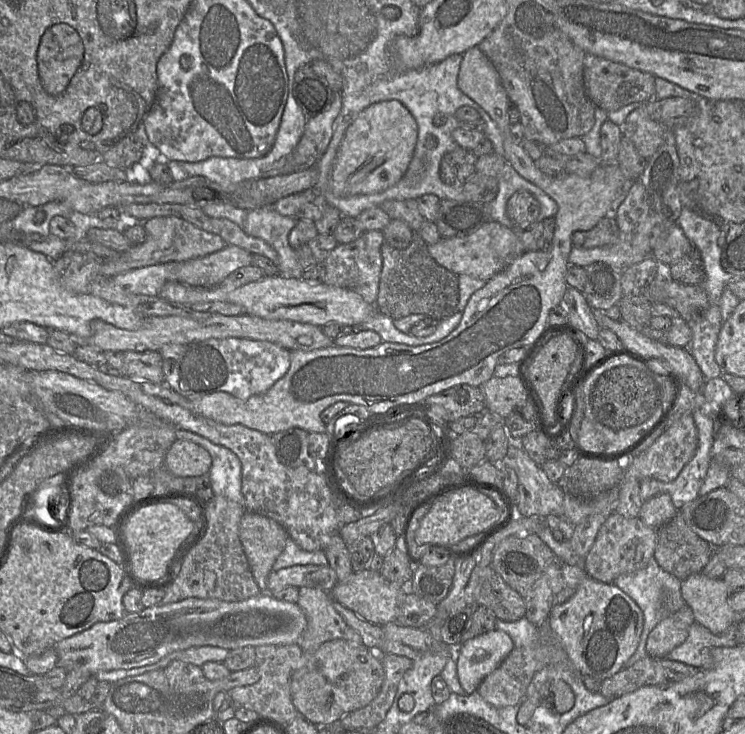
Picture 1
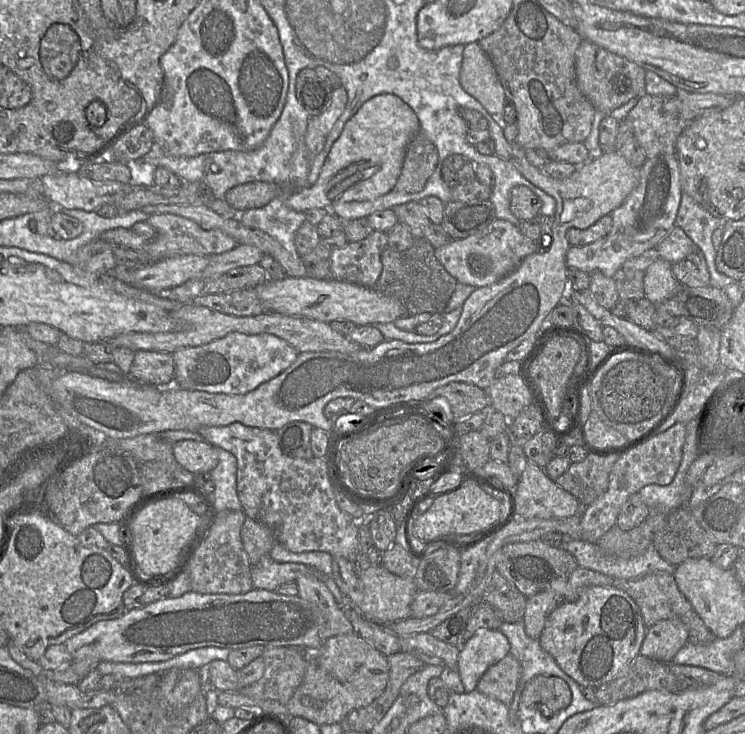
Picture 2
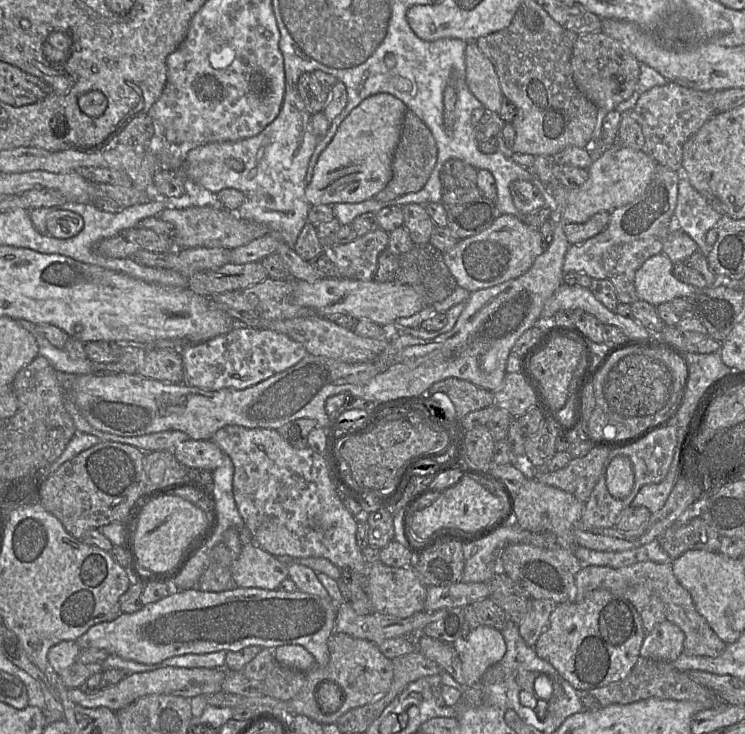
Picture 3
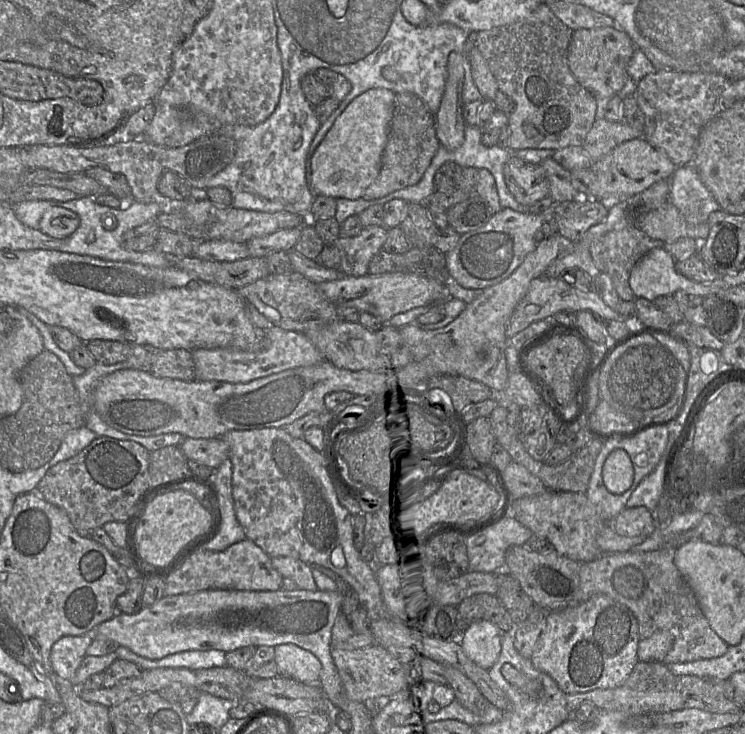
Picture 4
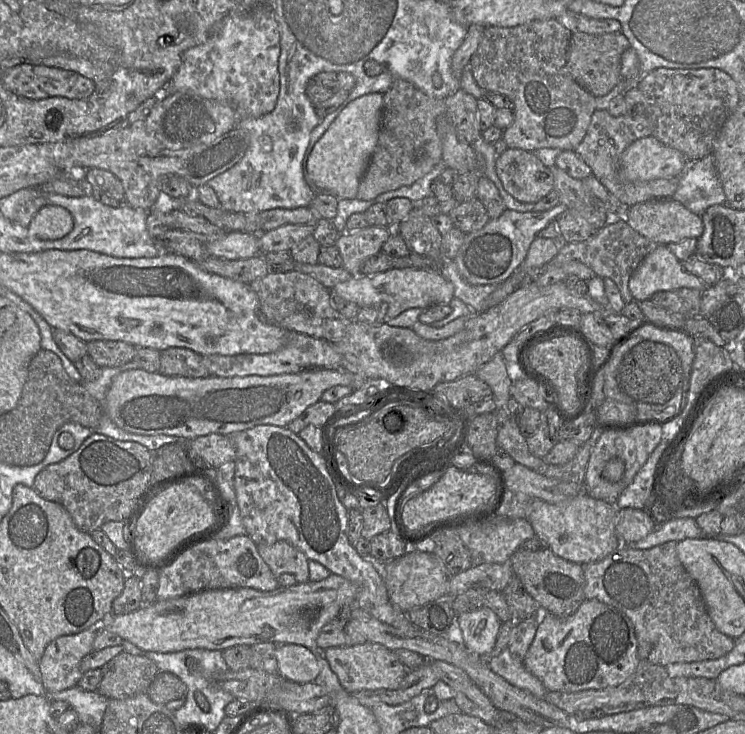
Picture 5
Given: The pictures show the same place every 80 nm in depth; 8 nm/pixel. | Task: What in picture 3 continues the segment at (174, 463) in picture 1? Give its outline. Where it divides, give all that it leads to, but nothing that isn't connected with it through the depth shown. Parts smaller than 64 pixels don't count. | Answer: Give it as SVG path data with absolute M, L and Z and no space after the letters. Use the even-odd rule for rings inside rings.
M192 440L177 444L172 450L176 459L187 468L214 471L224 461L225 453L210 440Z

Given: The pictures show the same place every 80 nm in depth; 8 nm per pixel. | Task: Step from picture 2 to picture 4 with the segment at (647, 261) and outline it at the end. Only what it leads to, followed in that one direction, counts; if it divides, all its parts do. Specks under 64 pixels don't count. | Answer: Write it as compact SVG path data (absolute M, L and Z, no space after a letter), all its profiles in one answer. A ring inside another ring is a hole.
M626 226L619 230L612 230L595 240L590 246L590 253L598 270L611 277L619 298L623 301L634 301L636 297L629 285L632 269L649 251L662 248L664 244L661 240L650 238L639 227Z

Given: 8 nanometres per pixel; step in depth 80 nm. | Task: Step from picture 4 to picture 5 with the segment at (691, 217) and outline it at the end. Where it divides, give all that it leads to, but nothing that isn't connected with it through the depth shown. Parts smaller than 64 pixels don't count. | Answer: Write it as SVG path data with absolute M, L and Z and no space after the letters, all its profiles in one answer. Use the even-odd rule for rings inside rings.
M712 154L689 162L677 180L678 186L672 198L700 217L710 206L726 204Z

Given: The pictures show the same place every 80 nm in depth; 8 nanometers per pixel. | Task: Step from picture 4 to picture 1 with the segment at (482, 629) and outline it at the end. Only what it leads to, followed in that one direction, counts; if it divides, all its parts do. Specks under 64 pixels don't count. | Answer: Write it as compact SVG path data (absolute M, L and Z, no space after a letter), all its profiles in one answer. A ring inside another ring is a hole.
M494 629L451 647L456 651L459 683L467 694L471 694L515 646L506 632Z

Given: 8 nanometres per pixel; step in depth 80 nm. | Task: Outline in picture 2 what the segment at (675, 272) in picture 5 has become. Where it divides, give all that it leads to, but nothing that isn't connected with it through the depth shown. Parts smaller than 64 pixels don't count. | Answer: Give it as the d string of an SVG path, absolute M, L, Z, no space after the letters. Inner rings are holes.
M658 258L646 270L643 286L645 298L655 306L661 304L669 298L674 298L675 294L682 287L671 271L671 263Z

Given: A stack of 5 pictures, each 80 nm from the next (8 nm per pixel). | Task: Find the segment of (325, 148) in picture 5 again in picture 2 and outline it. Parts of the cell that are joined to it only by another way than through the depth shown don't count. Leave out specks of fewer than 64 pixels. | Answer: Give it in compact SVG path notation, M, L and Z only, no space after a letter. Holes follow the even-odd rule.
M380 94L370 98L346 122L341 135L327 155L317 181L286 195L286 204L295 211L305 212L312 208L330 209L342 202L372 200L387 194L393 190L400 176L407 148L419 131L420 124L416 114L398 96Z

